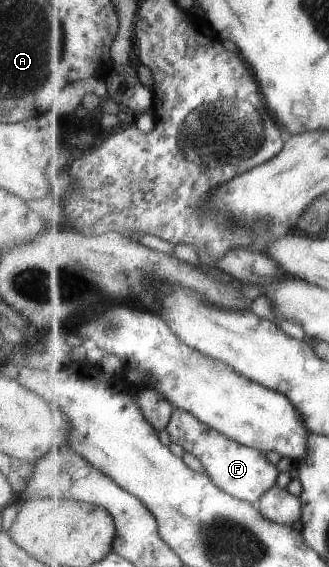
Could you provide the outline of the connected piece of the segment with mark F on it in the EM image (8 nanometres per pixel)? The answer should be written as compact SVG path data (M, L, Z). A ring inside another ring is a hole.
M176 408L167 430L173 442L177 442L196 455L205 465L206 471L215 479L215 483L235 497L257 504L267 491L271 491L279 483L281 471L277 469L277 465L267 461L265 453L257 448L240 444L218 429L211 428L194 413Z

